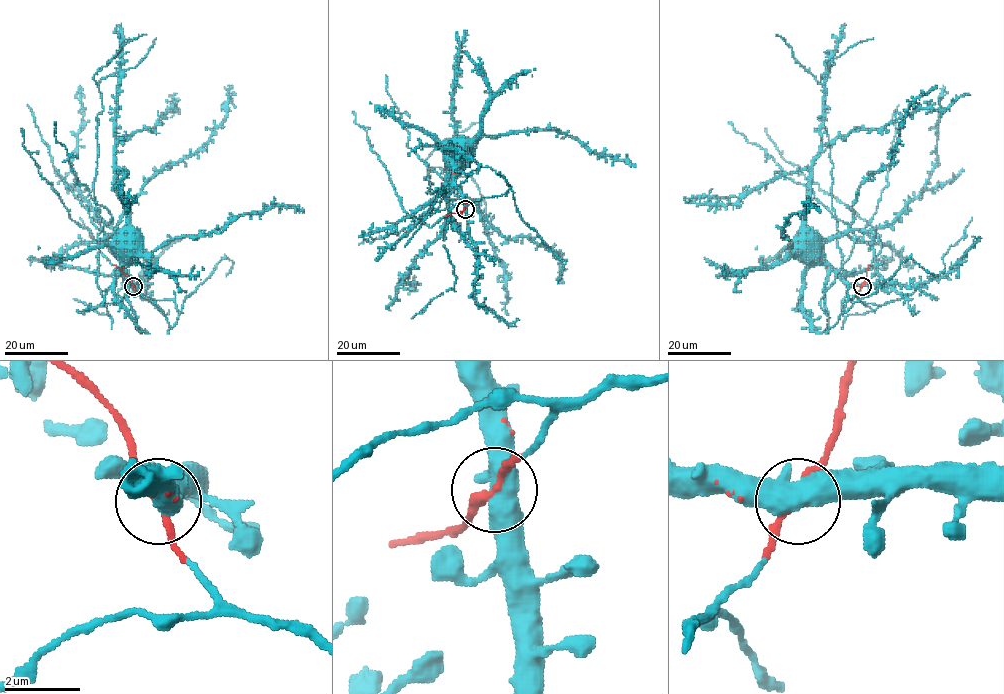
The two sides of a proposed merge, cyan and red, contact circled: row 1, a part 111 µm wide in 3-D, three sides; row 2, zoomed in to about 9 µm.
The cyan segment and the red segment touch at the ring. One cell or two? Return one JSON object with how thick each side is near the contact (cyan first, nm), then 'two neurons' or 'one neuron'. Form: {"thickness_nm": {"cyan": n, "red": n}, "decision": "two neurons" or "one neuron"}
{"thickness_nm": {"cyan": 600, "red": 220}, "decision": "one neuron"}

